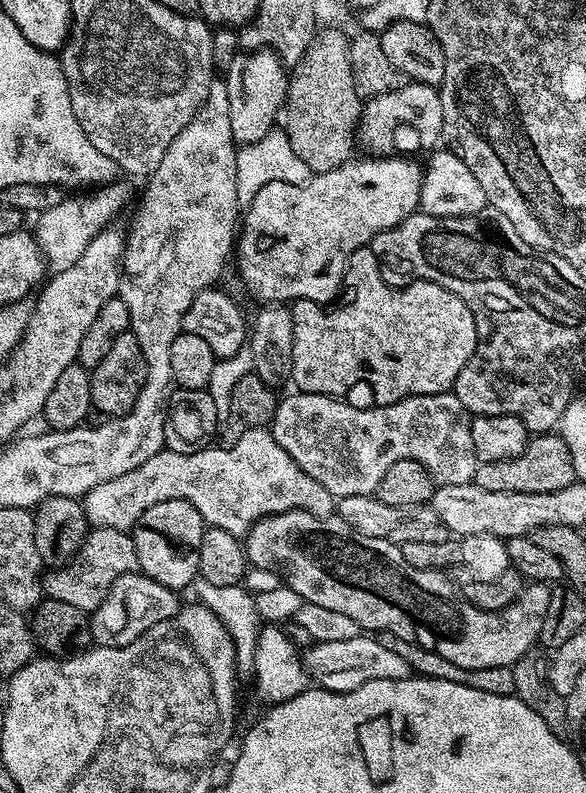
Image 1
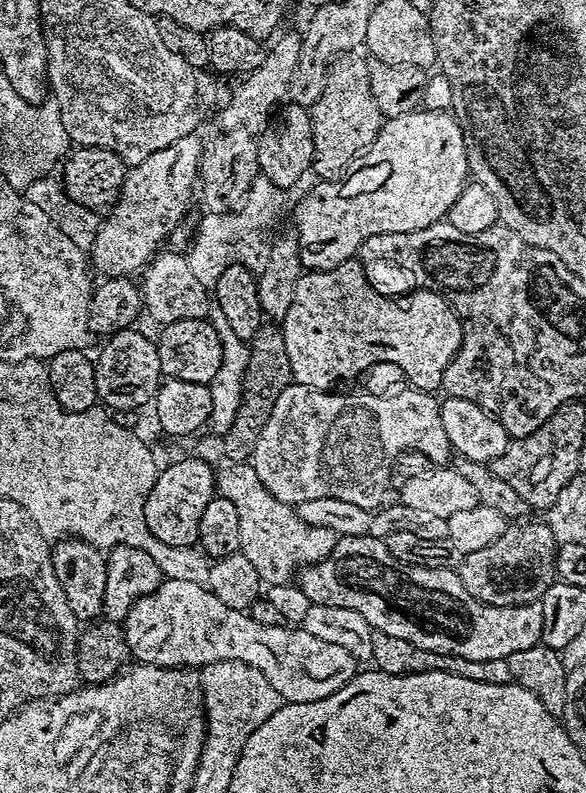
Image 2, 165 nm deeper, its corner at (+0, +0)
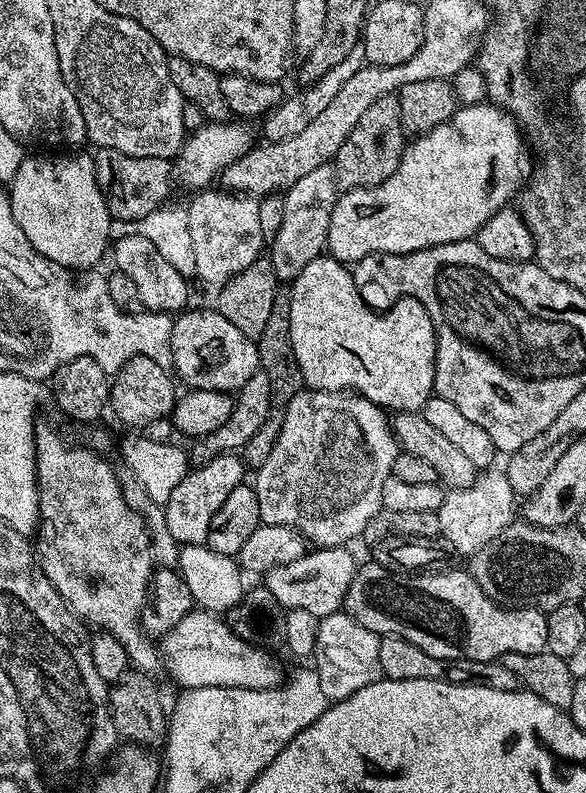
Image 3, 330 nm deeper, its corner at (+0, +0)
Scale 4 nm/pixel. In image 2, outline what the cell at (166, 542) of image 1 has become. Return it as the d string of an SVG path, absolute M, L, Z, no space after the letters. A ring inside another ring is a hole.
M180 460L156 477L156 485L144 504L146 524L150 534L174 548L191 548L200 539L200 523L206 506L217 495L217 473L204 460Z

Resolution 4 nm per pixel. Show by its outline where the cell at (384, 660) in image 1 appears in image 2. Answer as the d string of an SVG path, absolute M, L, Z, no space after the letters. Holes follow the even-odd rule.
M165 579L159 590L144 596L129 610L128 617L122 621L122 631L133 661L153 664L159 668L204 670L209 665L236 660L239 664L249 664L254 670L261 672L270 686L278 690L281 701L289 704L318 702L330 698L358 674L358 661L346 650L342 650L342 646L330 646L330 642L314 638L314 634L310 634L302 626L275 628L272 624L259 624L248 615L247 611L226 606L226 602L222 602L222 598L213 594L208 586Z

